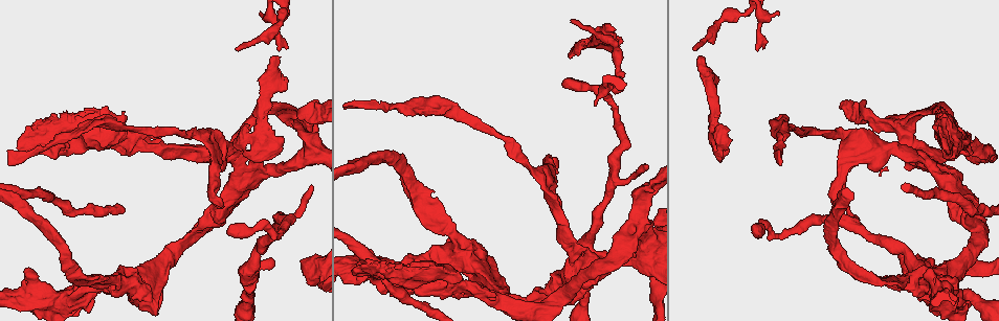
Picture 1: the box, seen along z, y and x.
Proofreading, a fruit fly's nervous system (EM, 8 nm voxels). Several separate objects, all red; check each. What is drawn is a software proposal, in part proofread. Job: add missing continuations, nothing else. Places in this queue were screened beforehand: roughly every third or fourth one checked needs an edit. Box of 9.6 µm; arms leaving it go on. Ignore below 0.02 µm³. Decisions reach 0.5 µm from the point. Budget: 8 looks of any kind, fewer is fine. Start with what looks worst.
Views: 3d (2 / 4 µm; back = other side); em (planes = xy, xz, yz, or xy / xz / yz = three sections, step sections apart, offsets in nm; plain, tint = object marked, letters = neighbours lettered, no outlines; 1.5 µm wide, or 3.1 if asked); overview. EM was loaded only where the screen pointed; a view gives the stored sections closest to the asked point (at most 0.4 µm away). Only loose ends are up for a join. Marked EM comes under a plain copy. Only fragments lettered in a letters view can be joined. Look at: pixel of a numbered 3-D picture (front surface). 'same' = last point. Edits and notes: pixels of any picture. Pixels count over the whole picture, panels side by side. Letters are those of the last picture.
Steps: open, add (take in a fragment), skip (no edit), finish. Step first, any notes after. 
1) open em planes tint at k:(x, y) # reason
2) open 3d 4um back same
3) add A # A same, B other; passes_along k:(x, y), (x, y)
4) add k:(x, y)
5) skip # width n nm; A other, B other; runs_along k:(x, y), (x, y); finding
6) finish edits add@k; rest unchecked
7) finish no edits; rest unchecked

open 3d 2um at 1:(613, 28) # an open end

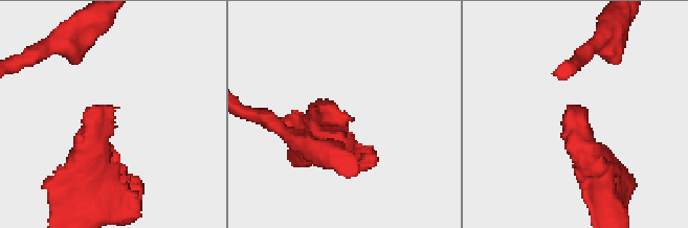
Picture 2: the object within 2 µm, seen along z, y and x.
open em xy step 8 tint at 2:(105, 106) # now the EM

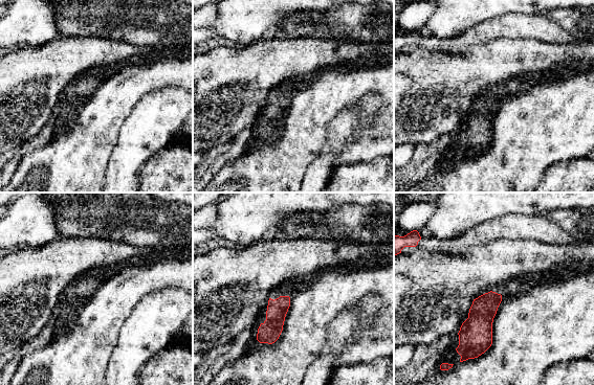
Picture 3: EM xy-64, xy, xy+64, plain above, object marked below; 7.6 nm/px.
open em xz step 8 letters same # cut it another way

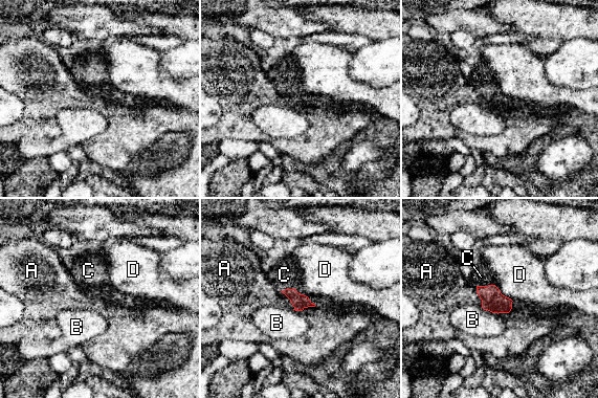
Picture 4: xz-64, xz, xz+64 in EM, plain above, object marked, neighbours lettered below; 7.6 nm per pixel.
add C # width 120 nm; A other, B other, C same, D other; passes_along 4:(492, 300), (484, 286), (481, 277); it goes on there

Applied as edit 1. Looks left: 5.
open overview

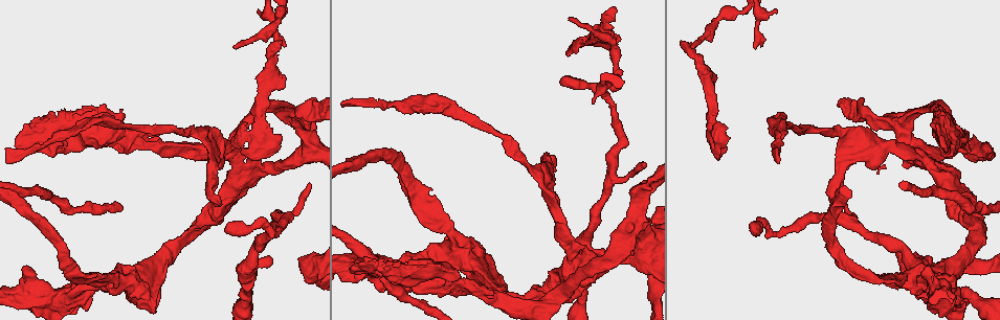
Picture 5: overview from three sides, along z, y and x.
open 3d 4um at 5:(761, 44) # branch stops here

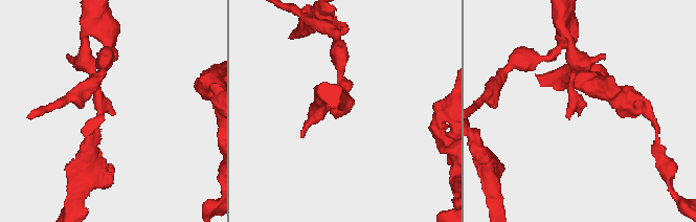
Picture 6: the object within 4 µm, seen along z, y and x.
open em planes letters at 6:(578, 112) # need the tissue

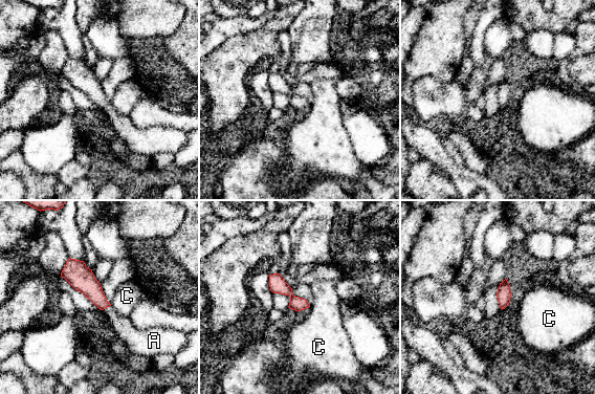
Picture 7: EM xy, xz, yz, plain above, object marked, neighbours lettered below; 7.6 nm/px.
add A # longest_contact A 70 nm; A same, C other; passes_along 7:(85, 282), (106, 307), (125, 329); it goes on there

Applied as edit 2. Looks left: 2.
open em planes letters at 5:(309, 186) # tapers out

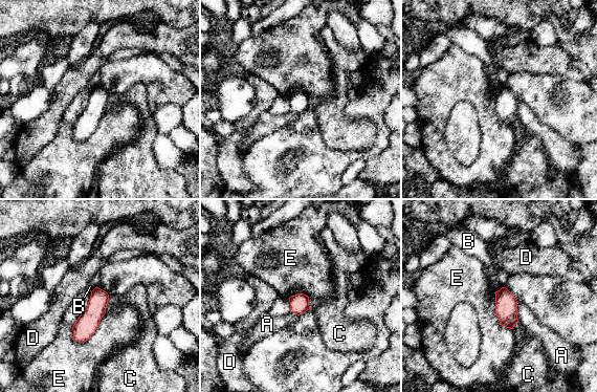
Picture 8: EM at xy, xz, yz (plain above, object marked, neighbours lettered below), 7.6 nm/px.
skip # A other, B other, C other, D other, E other; no lettered fragment goes on from it

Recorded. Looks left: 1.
finish edits add@4, add@7; rest unchecked

